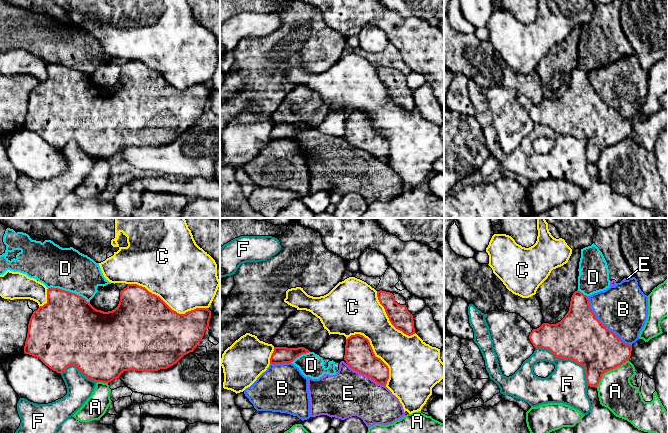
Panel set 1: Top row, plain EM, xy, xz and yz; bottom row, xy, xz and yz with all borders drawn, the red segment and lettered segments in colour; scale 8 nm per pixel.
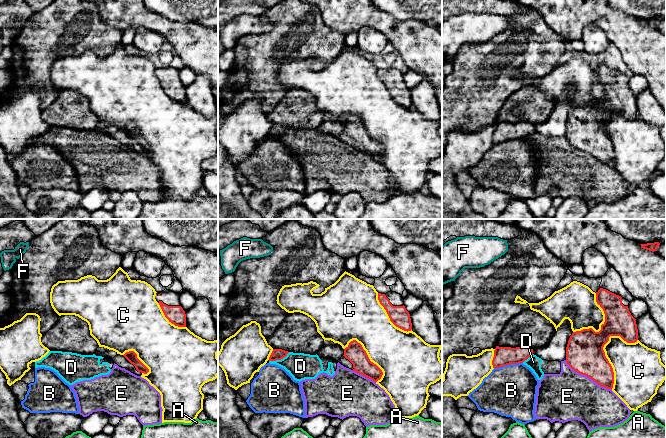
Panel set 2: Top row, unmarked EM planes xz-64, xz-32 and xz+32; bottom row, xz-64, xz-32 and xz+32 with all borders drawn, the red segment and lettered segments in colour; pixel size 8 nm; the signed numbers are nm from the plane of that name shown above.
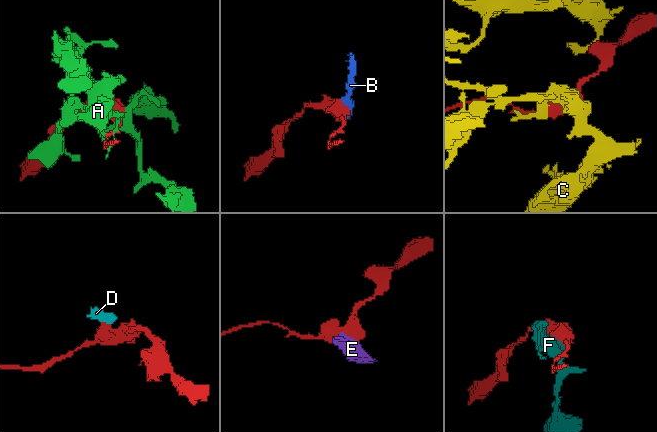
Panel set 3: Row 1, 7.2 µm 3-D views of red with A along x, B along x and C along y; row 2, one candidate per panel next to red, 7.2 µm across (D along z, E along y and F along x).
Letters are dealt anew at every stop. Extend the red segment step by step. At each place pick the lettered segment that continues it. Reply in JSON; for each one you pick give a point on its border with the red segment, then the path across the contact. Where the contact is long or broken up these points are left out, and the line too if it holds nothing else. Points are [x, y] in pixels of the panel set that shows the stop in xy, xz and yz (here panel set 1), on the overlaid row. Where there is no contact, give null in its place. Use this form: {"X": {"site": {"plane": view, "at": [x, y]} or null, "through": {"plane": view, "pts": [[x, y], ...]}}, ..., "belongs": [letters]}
{"belongs": []}

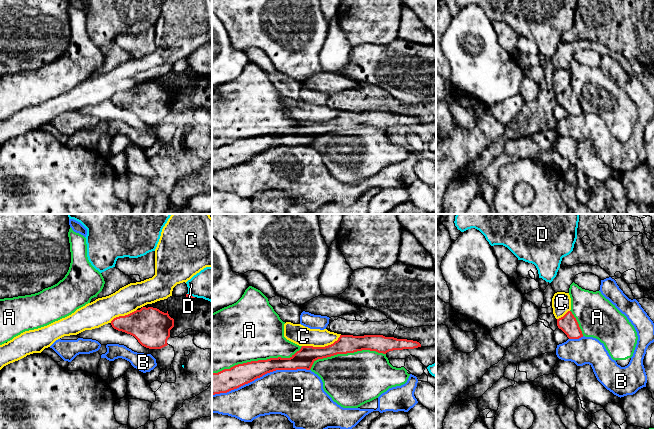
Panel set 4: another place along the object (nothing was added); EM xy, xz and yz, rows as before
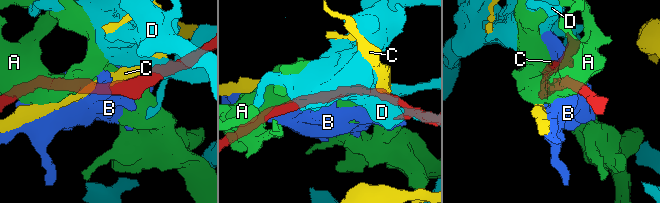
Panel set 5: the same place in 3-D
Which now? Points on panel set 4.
{"belongs": []}

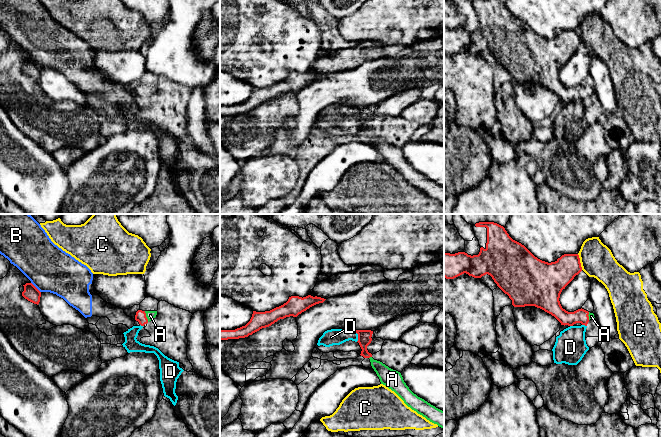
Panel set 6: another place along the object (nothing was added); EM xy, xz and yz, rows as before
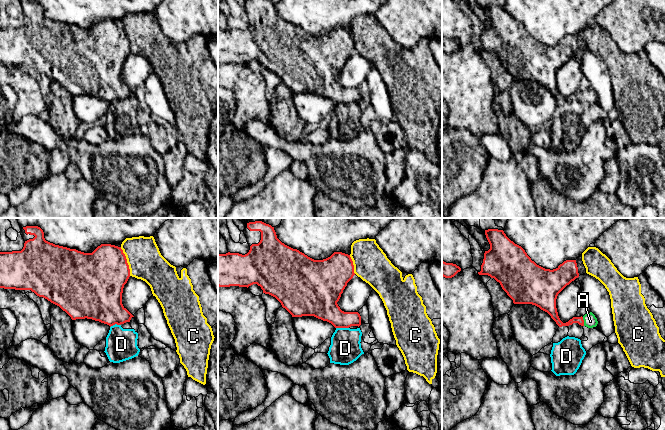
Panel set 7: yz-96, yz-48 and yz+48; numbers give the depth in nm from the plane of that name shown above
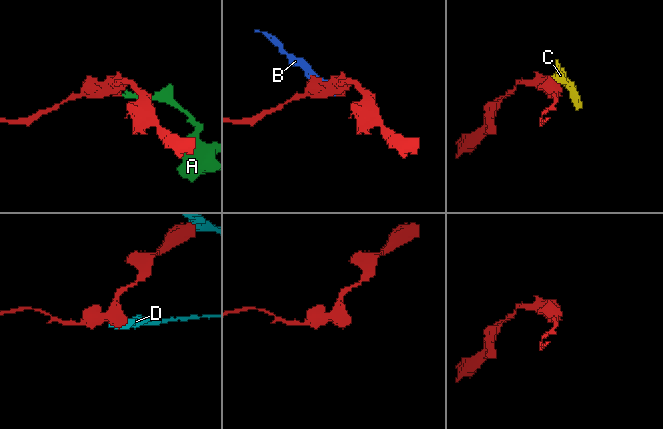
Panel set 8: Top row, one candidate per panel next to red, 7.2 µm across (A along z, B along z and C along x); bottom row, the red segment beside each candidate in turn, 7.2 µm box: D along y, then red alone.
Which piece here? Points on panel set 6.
{"A": {"site": {"plane": "xy", "at": [145, 316]}, "through": {"plane": "xy", "pts": [[140, 316], [145, 316], [150, 315]]}}, "belongs": ["A"]}

